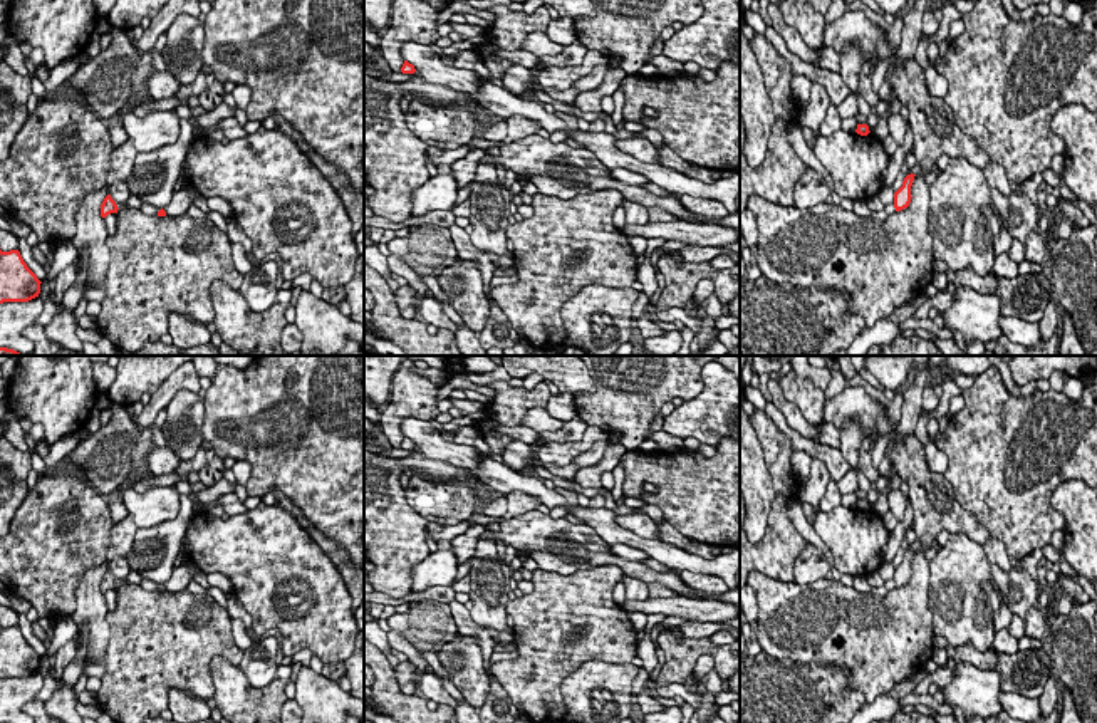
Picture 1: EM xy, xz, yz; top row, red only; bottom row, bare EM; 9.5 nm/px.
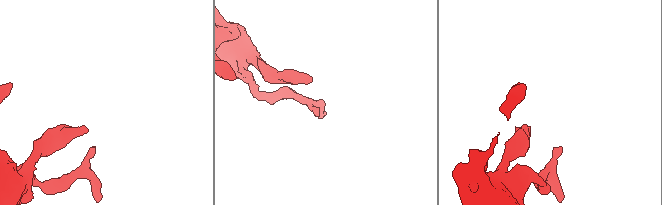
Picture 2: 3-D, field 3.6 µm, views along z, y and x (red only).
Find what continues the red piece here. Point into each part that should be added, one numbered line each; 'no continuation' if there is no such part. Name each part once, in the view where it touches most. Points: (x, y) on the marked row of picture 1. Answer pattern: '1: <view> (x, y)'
no continuation

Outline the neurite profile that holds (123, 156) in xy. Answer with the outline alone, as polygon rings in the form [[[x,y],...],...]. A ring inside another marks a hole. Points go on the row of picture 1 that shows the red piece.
[[[127,138],[121,146],[114,148],[111,153],[111,169],[106,183],[111,186],[116,179],[127,181],[134,169],[136,148]]]

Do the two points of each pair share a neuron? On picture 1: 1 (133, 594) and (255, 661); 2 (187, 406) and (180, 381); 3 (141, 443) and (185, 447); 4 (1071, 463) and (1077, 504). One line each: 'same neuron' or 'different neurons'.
1: different neurons
2: different neurons
3: different neurons
4: different neurons

